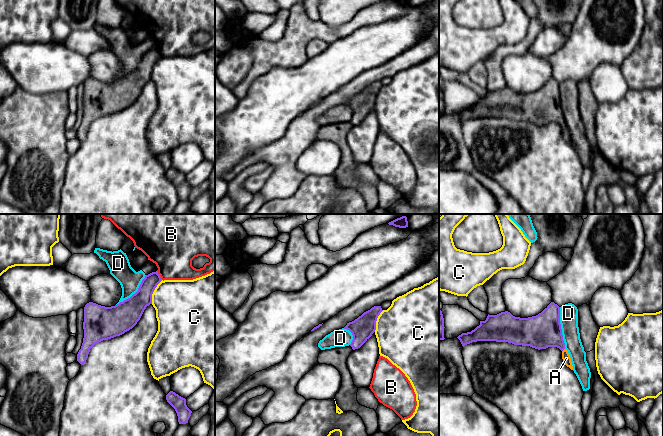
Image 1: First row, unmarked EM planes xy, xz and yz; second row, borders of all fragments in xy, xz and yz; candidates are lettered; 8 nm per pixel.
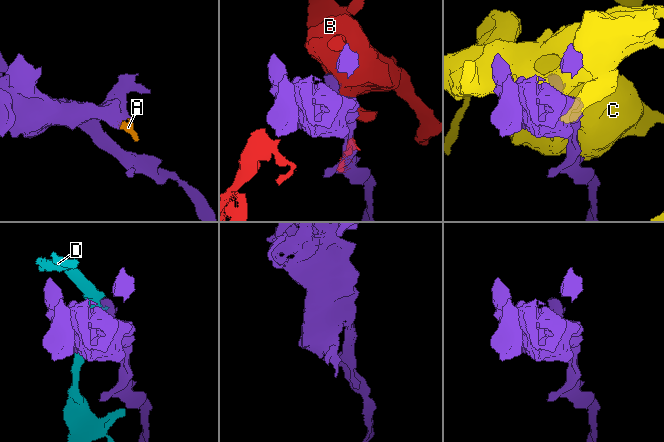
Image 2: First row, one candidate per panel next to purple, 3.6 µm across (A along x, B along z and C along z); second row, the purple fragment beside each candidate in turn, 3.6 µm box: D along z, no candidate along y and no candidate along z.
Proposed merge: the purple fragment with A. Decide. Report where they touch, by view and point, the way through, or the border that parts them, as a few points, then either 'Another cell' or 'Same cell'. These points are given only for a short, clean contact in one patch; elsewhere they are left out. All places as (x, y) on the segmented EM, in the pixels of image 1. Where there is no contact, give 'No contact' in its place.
Touches purple at yz (563, 349). Path across: yz (544, 330), (563, 349), (566, 358). Same cell

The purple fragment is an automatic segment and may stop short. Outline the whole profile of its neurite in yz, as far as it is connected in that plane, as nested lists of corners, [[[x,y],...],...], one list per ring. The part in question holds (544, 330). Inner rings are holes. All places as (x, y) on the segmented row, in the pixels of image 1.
[[[551,302],[541,313],[528,318],[513,316],[505,311],[487,316],[474,330],[457,337],[462,346],[477,341],[508,342],[535,349],[557,347],[562,351],[563,363],[573,370],[570,355],[565,349],[560,324],[560,307]]]

